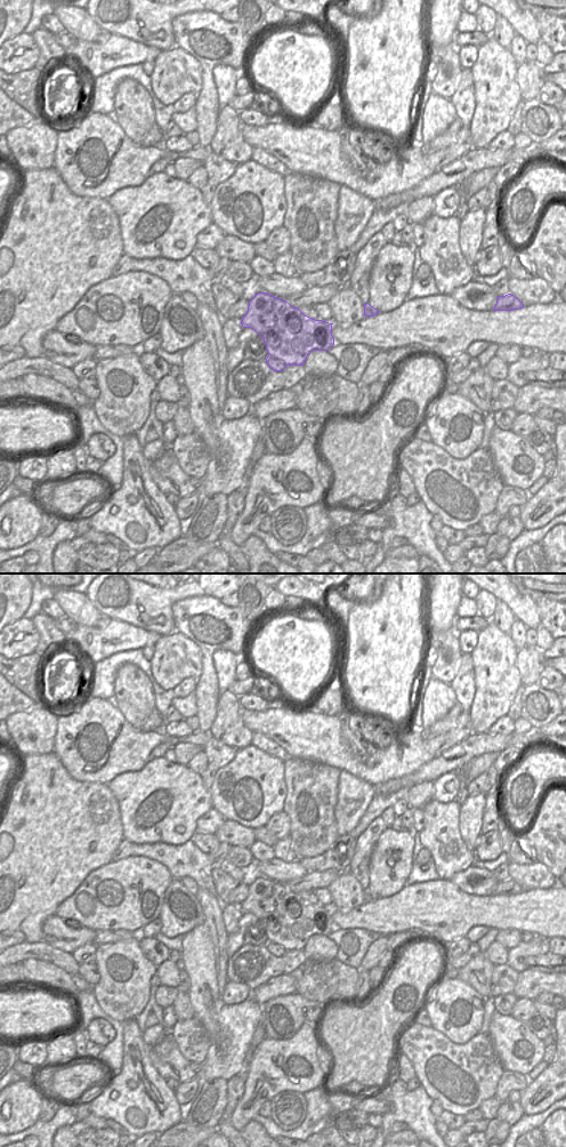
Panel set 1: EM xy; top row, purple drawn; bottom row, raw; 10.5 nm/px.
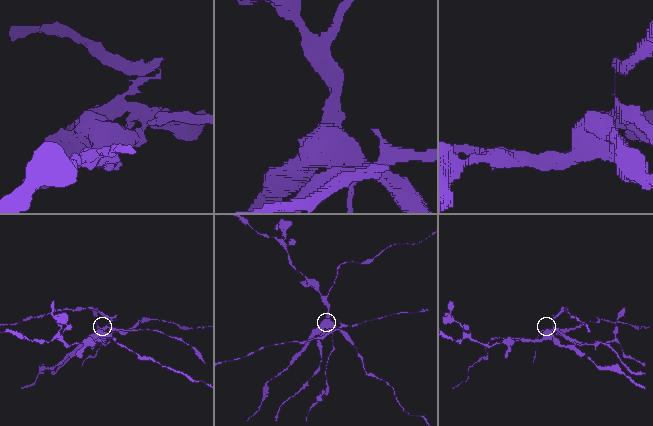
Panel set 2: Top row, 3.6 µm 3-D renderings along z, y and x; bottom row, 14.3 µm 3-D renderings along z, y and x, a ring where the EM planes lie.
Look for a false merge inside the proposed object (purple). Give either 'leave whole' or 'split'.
split

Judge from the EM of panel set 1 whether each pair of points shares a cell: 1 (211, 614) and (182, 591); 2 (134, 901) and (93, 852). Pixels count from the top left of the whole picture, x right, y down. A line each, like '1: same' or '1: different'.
1: different
2: different

